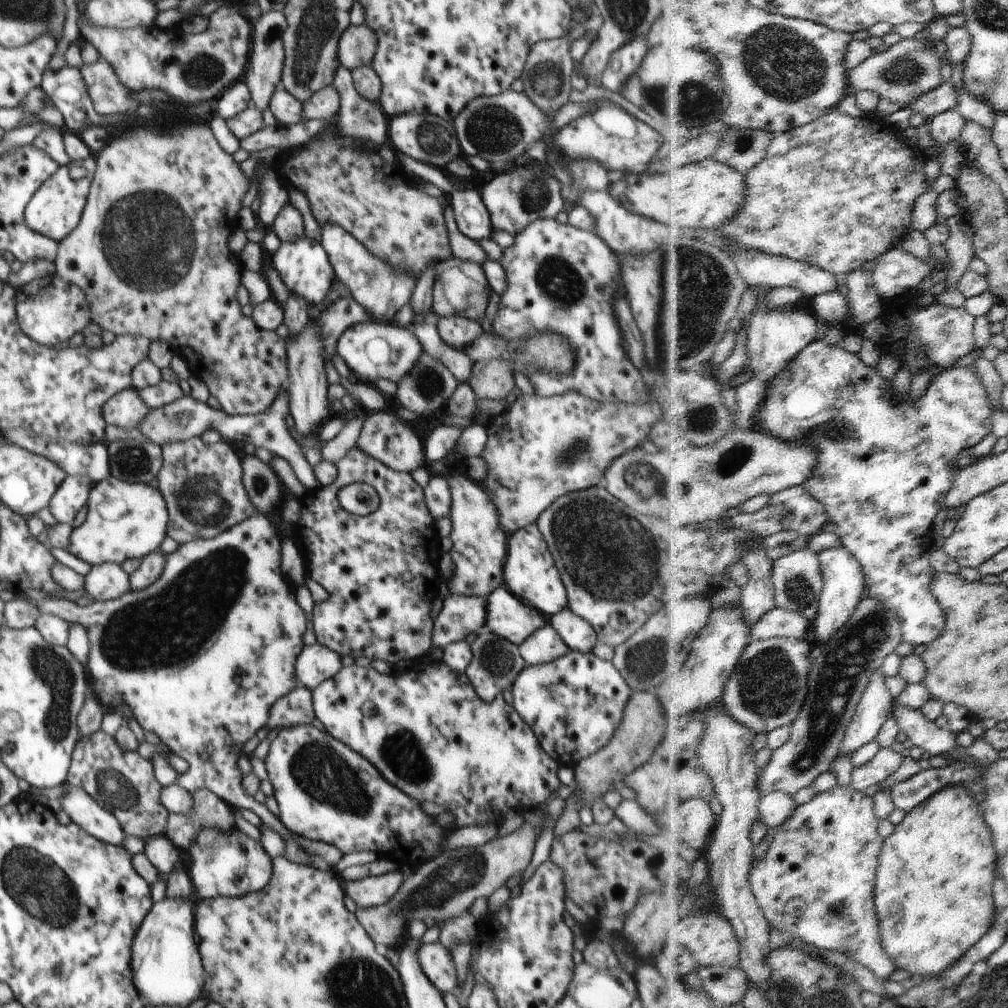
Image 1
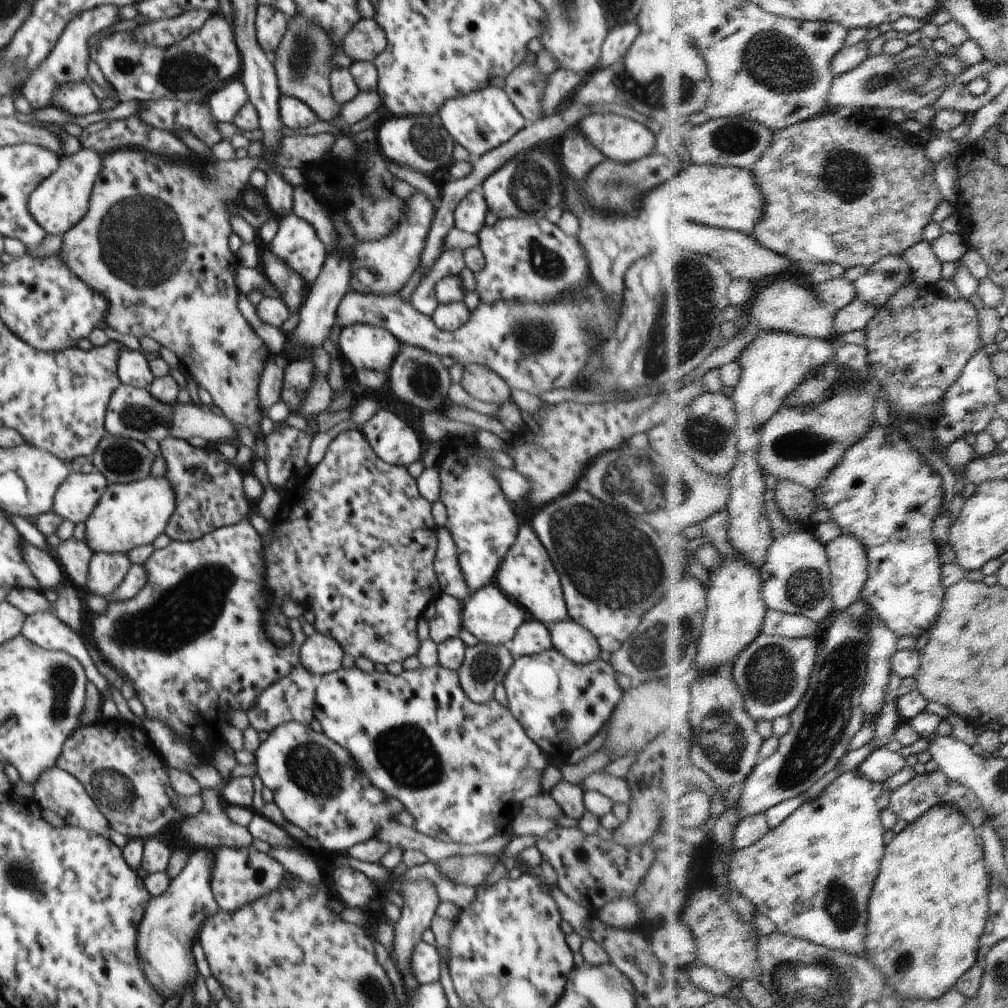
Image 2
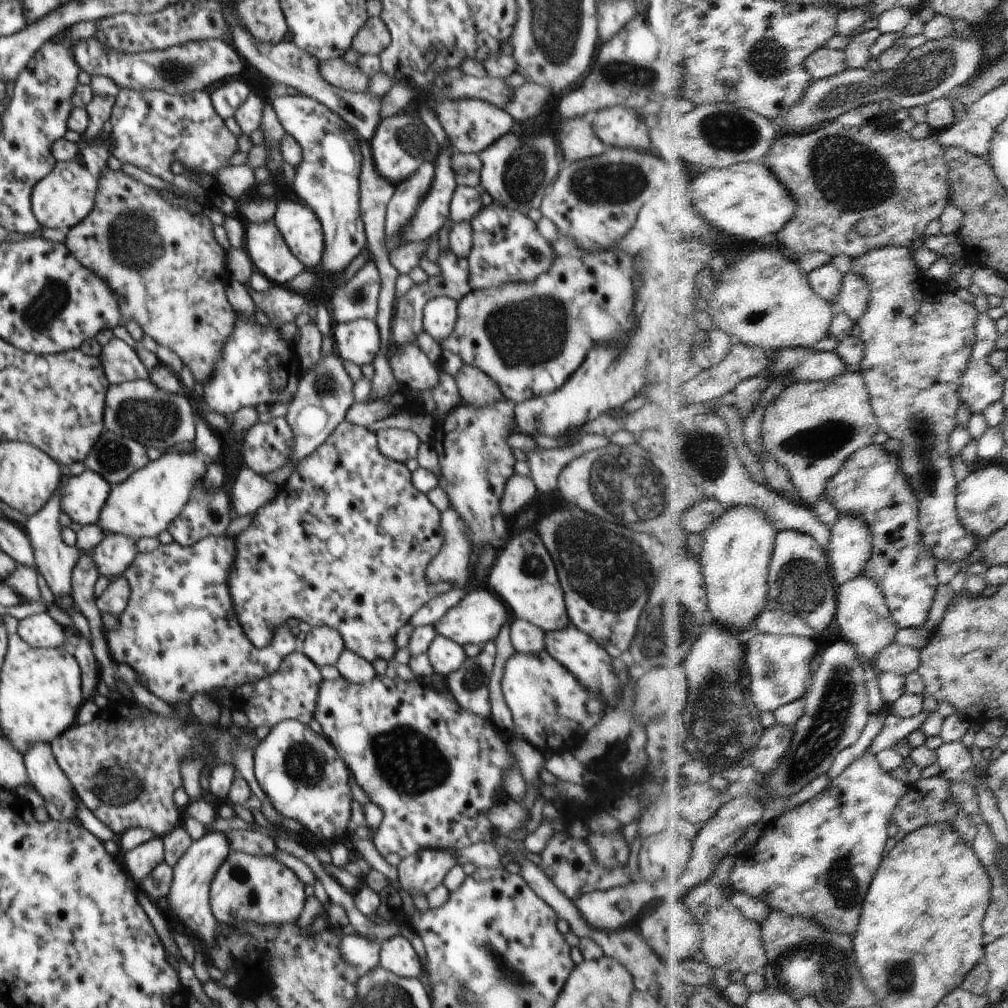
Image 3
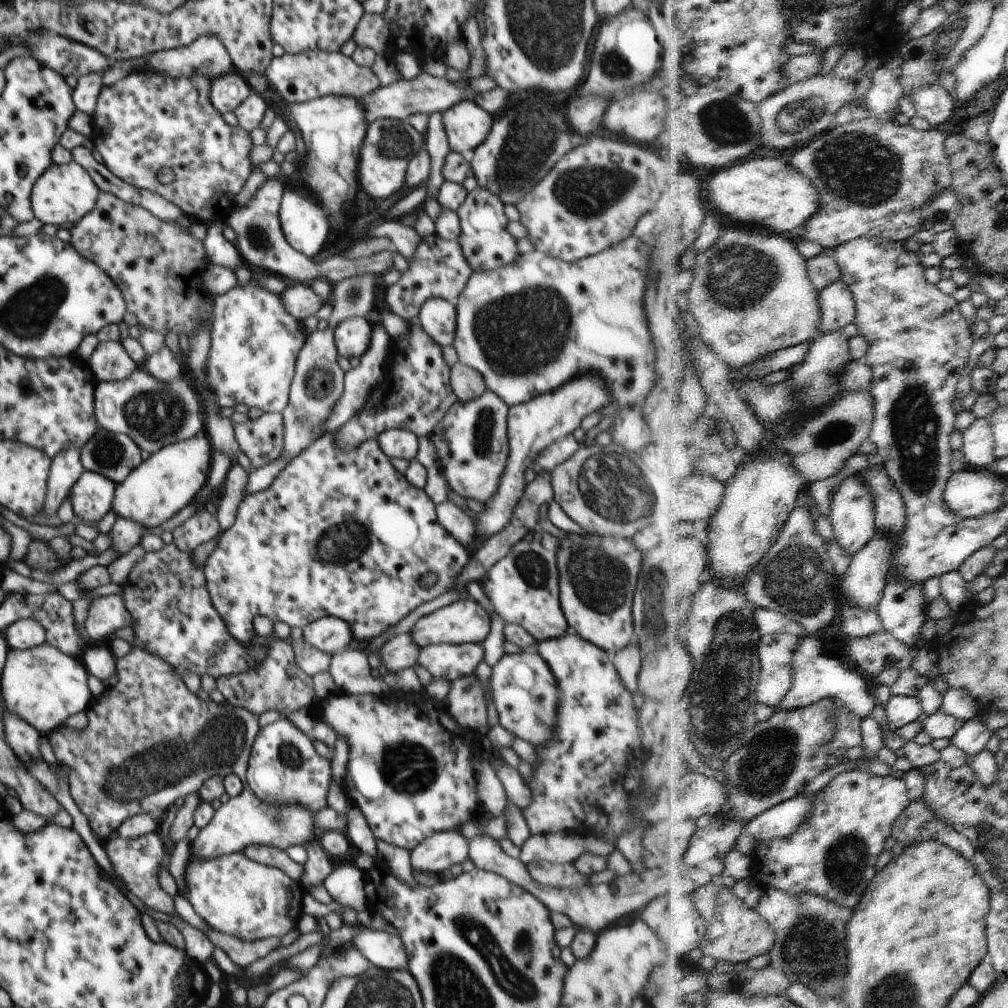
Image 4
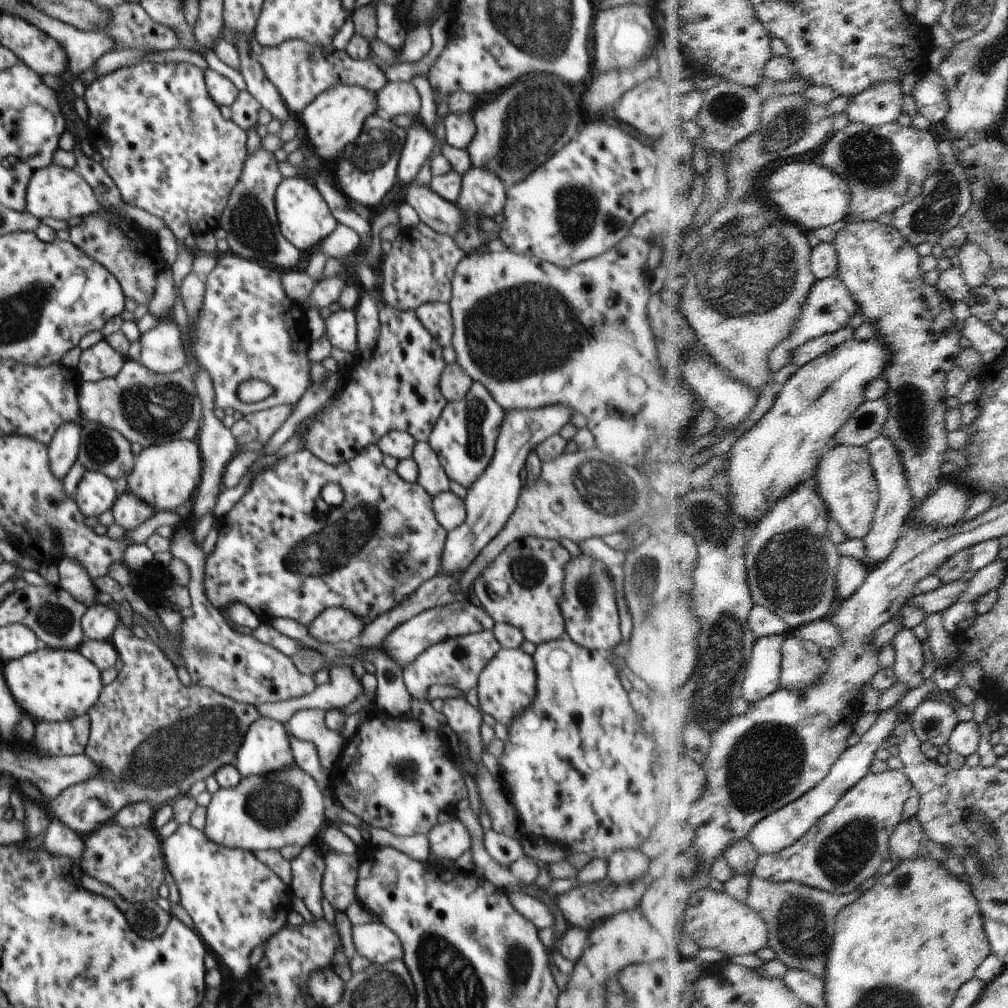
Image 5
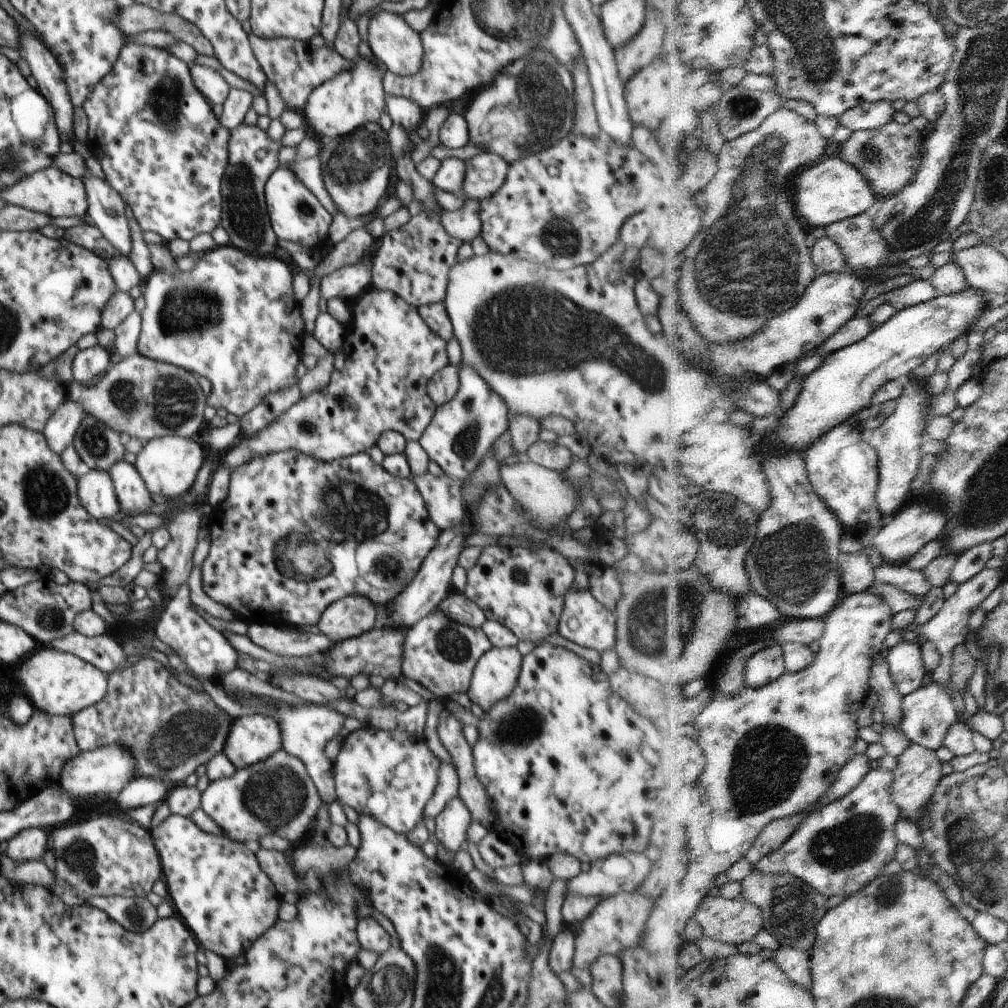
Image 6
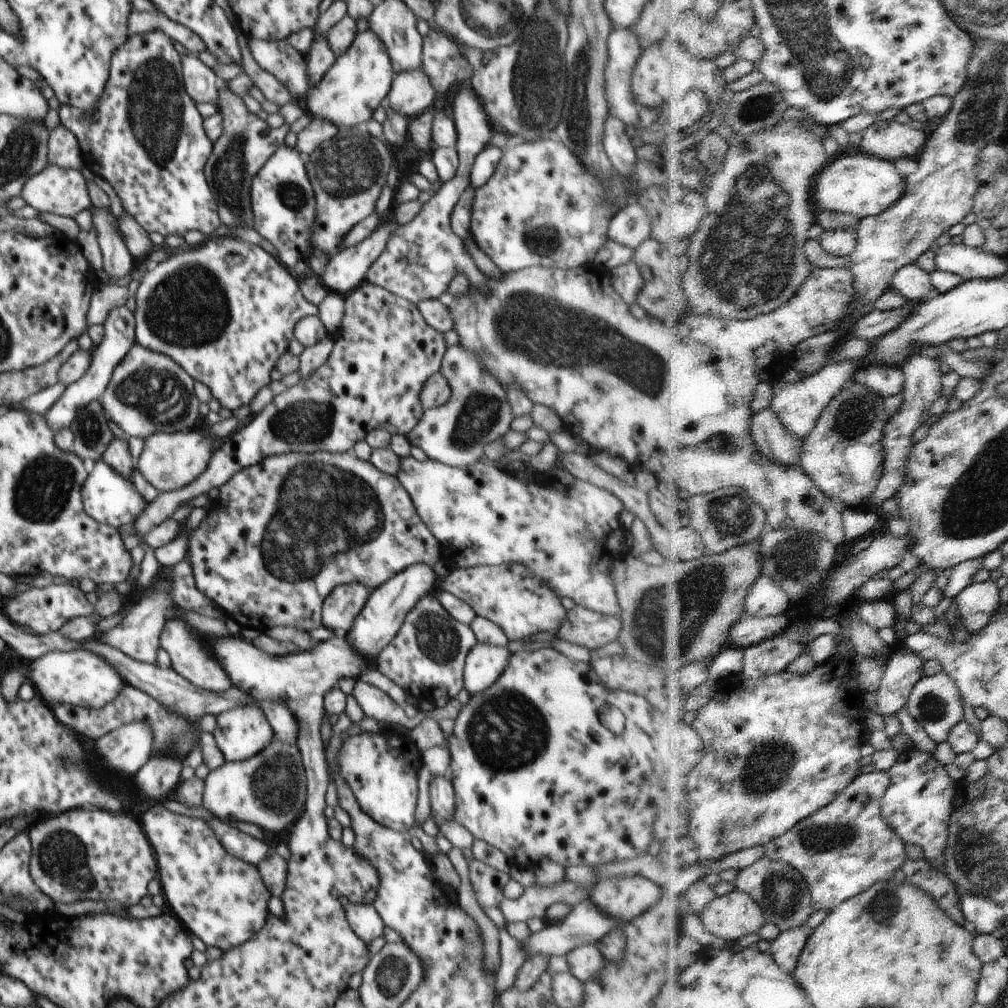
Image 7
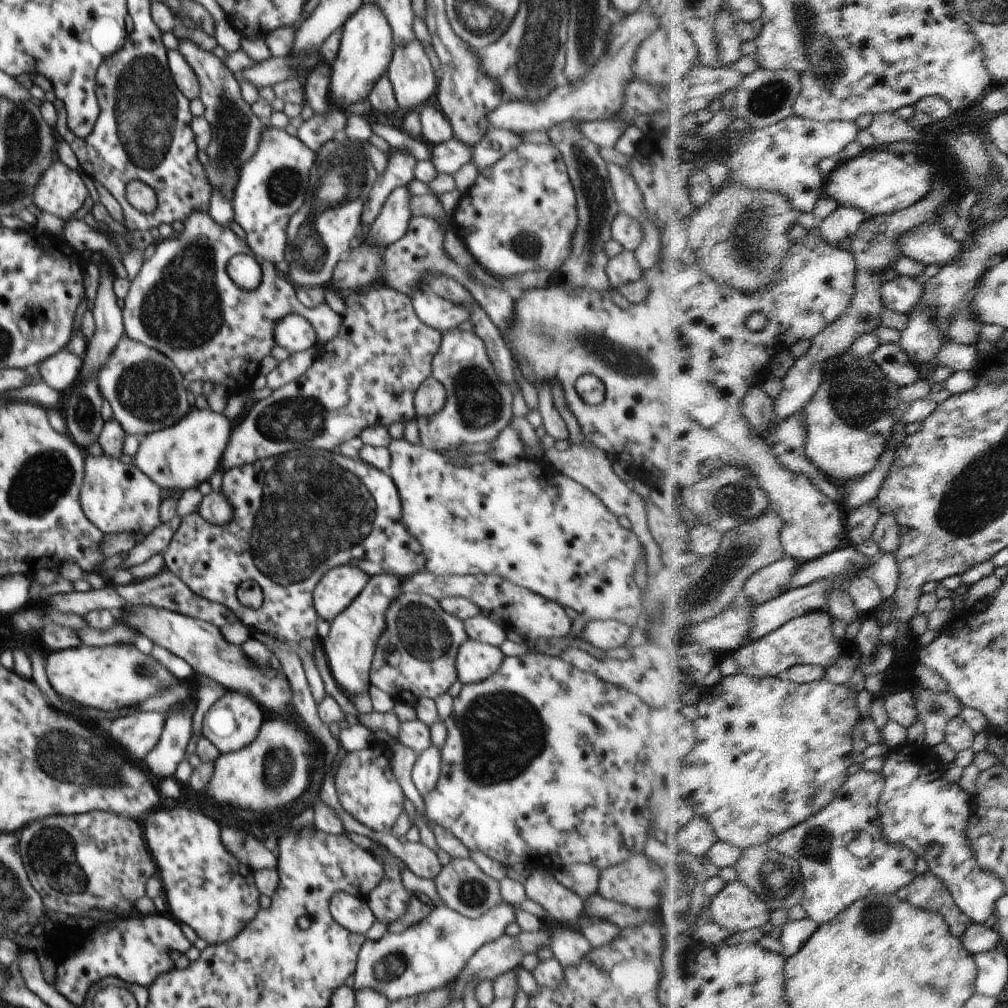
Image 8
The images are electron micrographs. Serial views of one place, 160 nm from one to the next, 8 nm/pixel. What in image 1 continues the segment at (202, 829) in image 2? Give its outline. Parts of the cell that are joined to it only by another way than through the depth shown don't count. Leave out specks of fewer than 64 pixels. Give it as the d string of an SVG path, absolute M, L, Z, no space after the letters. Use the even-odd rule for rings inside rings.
M207 788L191 793L193 807L186 814L169 813L165 836L175 847L188 850L196 833L206 827L216 827L221 831L235 828L235 816L229 803Z

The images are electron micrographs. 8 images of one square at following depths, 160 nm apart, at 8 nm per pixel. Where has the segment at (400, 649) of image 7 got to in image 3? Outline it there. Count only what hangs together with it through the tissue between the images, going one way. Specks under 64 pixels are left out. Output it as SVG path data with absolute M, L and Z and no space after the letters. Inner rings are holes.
M437 634L432 640L426 654L434 671L445 677L456 672L467 658L463 646L450 638L444 638L442 634Z

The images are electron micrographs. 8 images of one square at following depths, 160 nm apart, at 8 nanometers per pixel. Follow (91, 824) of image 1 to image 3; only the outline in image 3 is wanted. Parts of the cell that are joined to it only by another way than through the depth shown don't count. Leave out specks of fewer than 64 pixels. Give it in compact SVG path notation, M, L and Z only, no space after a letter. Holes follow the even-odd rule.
M32 742L21 754L36 792L46 802L49 817L69 821L76 817L76 797L70 780L60 770L48 742Z

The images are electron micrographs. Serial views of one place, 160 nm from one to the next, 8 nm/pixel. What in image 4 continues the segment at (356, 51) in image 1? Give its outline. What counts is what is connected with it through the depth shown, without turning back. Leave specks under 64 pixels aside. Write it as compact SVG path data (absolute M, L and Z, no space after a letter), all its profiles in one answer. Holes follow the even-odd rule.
M365 12L353 39L358 47L370 47L377 55L387 54L391 43L390 28L383 15Z

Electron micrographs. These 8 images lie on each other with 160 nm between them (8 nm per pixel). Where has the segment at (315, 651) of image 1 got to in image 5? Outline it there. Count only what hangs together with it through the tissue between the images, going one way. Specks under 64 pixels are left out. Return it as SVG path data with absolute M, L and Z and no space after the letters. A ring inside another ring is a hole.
M341 607L326 608L308 627L309 637L318 642L336 643L360 637L366 626L362 618Z

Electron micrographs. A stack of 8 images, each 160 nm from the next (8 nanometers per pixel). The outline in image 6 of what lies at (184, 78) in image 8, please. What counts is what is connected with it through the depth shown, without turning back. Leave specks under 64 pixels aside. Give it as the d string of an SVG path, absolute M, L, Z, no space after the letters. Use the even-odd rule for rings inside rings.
M192 63L189 69L196 90L210 102L216 118L220 118L220 114L223 113L224 102L228 98L228 92L230 92L226 80L222 78L220 72L208 66Z

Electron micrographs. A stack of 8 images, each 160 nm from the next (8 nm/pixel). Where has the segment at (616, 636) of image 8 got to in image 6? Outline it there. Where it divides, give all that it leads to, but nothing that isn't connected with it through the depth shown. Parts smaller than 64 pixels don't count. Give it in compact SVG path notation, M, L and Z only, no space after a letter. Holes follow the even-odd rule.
M570 588L566 592L563 612L559 621L558 633L560 636L582 647L594 649L598 653L604 650L615 649L617 618L615 614L606 609L592 596L590 589L574 590Z

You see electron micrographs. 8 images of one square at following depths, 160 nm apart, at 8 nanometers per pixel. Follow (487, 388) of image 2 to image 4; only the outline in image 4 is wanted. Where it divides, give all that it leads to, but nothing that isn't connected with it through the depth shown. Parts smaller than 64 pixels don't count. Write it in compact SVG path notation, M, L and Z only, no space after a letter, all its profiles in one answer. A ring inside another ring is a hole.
M460 362L451 367L450 381L458 401L464 403L478 399L488 390L484 378Z

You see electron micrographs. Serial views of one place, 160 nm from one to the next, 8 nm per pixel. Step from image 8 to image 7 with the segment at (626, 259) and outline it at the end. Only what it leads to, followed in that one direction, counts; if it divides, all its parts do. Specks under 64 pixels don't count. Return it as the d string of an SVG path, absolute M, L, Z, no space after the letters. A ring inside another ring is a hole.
M628 262L614 268L610 273L611 288L620 296L626 304L636 303L636 296L644 286L640 269L636 262Z

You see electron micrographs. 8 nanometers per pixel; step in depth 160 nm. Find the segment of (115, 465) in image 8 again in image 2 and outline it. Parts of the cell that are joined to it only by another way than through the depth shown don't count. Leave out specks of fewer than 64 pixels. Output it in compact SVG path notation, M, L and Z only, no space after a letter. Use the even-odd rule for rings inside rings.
M72 470L54 495L52 511L74 524L85 522L107 486L98 470L86 474Z

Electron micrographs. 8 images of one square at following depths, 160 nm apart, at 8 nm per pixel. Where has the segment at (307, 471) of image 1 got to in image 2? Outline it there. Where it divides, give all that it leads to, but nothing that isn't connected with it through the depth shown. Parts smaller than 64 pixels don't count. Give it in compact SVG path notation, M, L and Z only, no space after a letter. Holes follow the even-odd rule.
M191 400L173 408L170 436L187 441L200 437L210 442L236 443L239 439L234 424L228 417L214 413L211 408L202 409Z

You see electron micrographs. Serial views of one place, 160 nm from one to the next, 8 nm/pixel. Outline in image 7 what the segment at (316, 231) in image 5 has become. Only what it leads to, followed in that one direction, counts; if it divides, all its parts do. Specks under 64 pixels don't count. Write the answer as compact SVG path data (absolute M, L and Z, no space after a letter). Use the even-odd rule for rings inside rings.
M286 144L266 160L250 186L250 204L254 216L254 229L277 250L276 258L290 271L305 257L300 251L300 236L310 238L316 222L316 200L307 176L302 152Z

